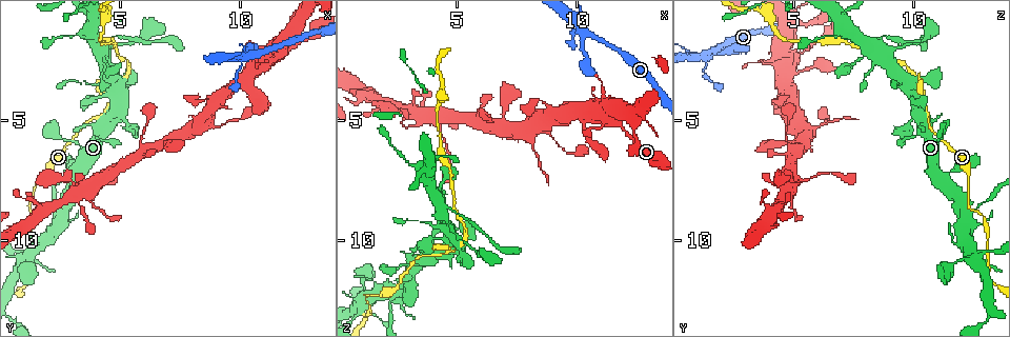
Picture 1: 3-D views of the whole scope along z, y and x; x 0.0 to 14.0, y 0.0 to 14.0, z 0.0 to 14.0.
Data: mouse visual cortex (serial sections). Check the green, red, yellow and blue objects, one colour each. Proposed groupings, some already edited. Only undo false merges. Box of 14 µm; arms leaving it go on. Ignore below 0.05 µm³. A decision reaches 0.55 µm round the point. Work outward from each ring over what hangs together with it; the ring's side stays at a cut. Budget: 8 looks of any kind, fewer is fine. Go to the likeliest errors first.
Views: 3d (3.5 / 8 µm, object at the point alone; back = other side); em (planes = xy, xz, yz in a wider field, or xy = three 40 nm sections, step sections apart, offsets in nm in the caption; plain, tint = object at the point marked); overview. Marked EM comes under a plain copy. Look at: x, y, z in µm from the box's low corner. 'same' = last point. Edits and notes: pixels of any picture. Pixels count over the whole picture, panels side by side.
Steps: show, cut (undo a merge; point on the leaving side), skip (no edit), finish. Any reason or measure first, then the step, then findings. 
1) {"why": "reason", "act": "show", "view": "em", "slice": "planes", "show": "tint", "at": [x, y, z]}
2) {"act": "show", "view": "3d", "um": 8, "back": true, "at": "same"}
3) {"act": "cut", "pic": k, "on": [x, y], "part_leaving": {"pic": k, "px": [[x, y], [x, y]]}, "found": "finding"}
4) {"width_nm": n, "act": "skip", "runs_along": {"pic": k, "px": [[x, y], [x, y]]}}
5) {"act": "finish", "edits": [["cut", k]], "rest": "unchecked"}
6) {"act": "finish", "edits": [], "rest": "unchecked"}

{"why": "thin neck", "act": "show", "view": "3d", "um": 3.5, "at": [10.5, 2.3, 1.5]}

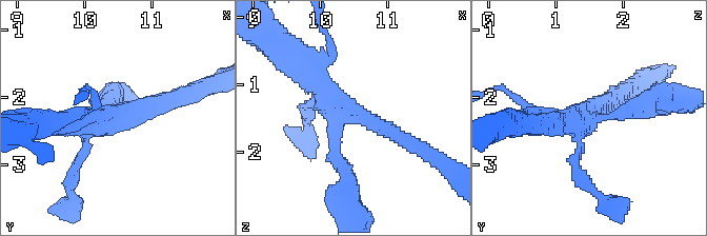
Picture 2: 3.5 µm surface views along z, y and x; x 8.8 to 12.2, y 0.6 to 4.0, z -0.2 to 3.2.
{"arms": 4, "arm_widths_nm": [100, 200, 250, 300], "act": "show", "view": "em", "slice": "xy", "step": 1, "show": "tint", "at": [10.45, 2.35, 1.45]}

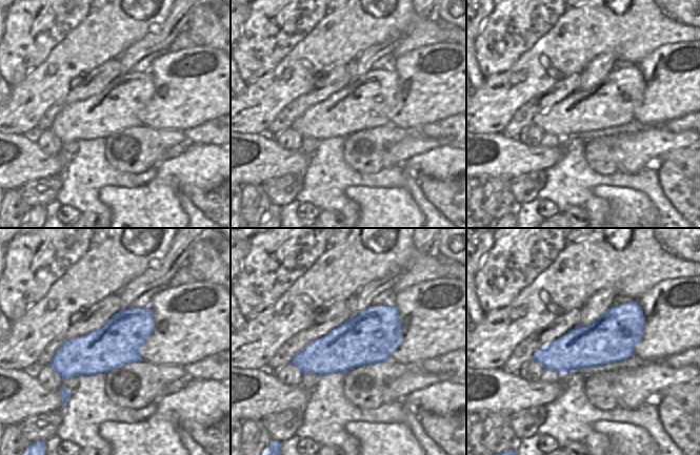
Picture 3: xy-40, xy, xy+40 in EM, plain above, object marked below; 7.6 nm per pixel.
{"act": "skip", "runs_along": {"pic": 2, "px": [[407, 142], [349, 115], [294, 66]]}, "found": "all the same cell"}

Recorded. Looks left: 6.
{"why": "sudden change in width", "act": "show", "view": "3d", "um": 3.5, "at": [8.9, 4.1, 4.6]}

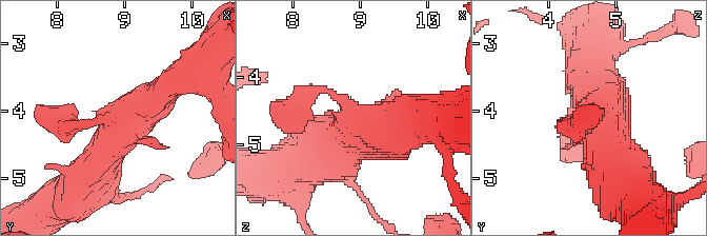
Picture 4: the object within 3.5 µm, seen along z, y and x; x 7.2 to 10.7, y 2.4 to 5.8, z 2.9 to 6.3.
{"why": "now the EM", "act": "show", "view": "em", "slice": "xy", "step": 1, "show": "tint", "at": [8.95, 4.10, 4.60]}

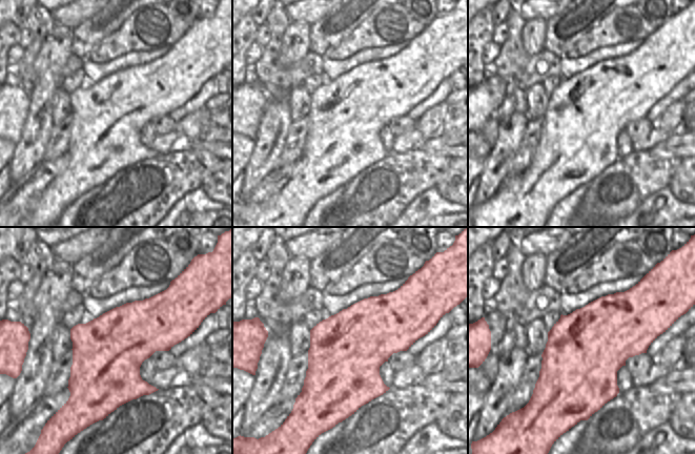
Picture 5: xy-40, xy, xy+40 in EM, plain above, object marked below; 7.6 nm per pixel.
{"act": "skip", "runs_along": {"pic": 4, "px": [[179, 79], [121, 131], [82, 182]]}, "found": "continuous, no second cell"}

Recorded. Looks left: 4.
{"why": "arms part here", "act": "show", "view": "3d", "um": 3.5, "at": [4.2, 7.4, 5.1]}

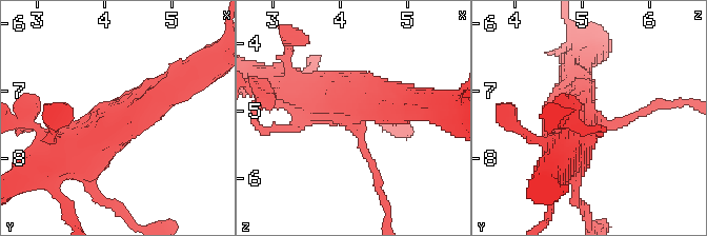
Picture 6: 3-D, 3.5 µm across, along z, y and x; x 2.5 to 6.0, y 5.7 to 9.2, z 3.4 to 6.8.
{"act": "skip", "runs_along": {"pic": 6, "px": [[176, 83], [72, 154], [56, 157]]}, "found": "continuous, no second cell"}

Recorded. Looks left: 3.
{"act": "finish", "edits": [], "rest": "unchecked"}

